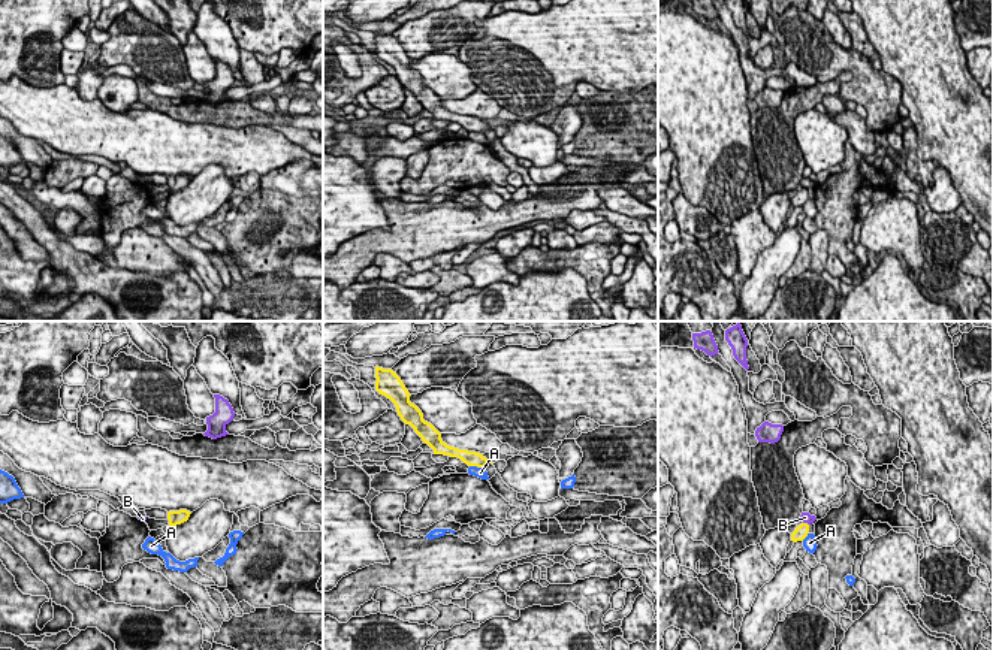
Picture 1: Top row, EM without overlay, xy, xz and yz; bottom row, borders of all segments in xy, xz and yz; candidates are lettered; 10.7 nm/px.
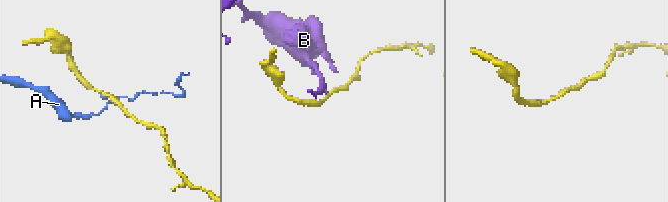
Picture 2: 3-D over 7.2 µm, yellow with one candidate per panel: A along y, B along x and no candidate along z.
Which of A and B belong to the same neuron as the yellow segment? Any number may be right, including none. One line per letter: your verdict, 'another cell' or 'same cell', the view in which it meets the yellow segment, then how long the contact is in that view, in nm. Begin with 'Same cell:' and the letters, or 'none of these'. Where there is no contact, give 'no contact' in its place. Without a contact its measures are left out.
Same cell: none of these
A: another cell; contact in xz; length 150 nm
B: another cell; contact in yz; length 70 nm

